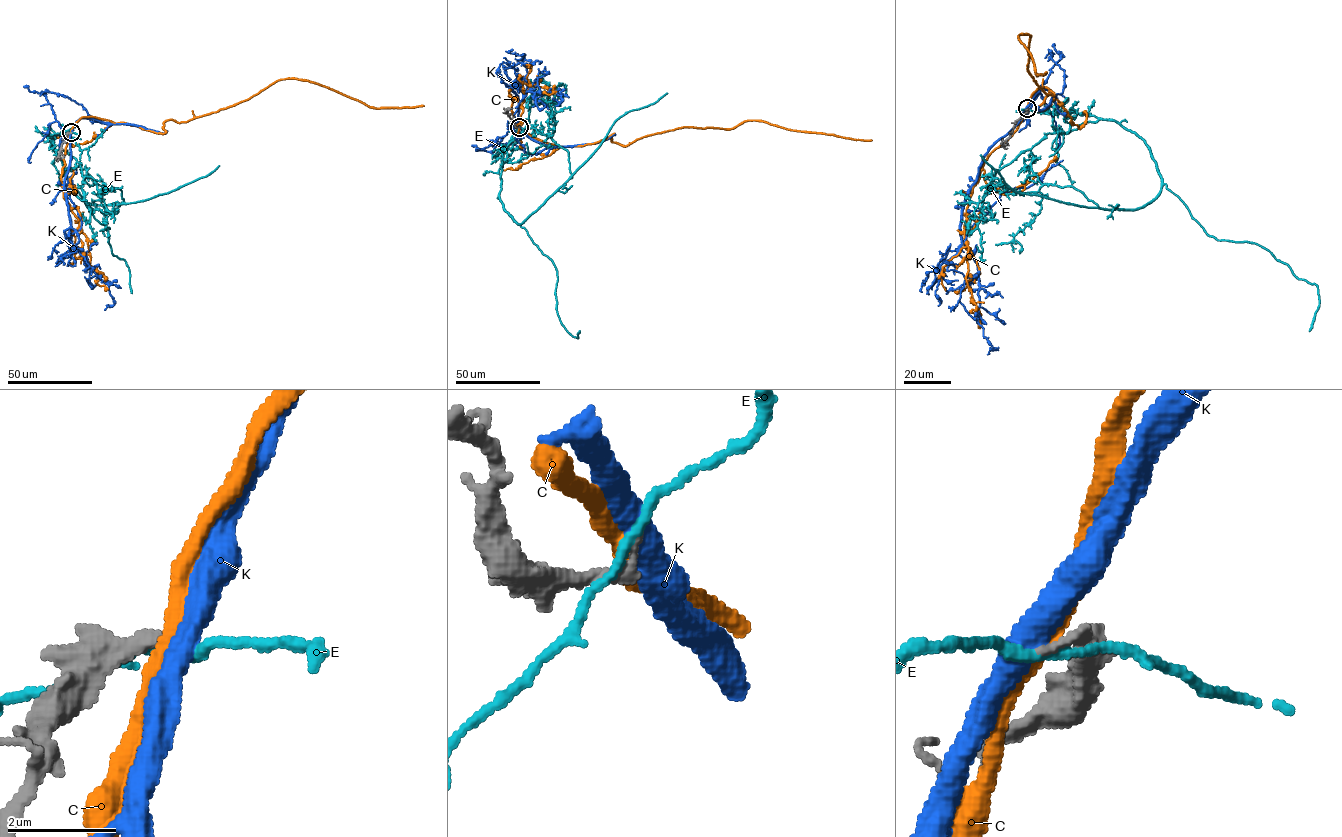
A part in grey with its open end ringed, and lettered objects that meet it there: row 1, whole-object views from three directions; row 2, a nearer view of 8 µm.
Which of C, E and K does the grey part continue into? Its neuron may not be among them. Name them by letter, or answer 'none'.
none

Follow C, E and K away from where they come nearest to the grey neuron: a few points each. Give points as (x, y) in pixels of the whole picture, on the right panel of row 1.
C: (1027, 109), (1039, 88), (1054, 95), (1037, 109), (1054, 94), (1027, 71), (1020, 34), (1037, 75), (1046, 72)
E: (1027, 110), (1112, 119), (1136, 133), (1155, 163), (1160, 193), (1136, 209), (1065, 203), (1018, 193), (980, 155)
K: (1026, 109), (1021, 119), (984, 157), (962, 212), (961, 238), (978, 271), (978, 323), (992, 347), (987, 354)

